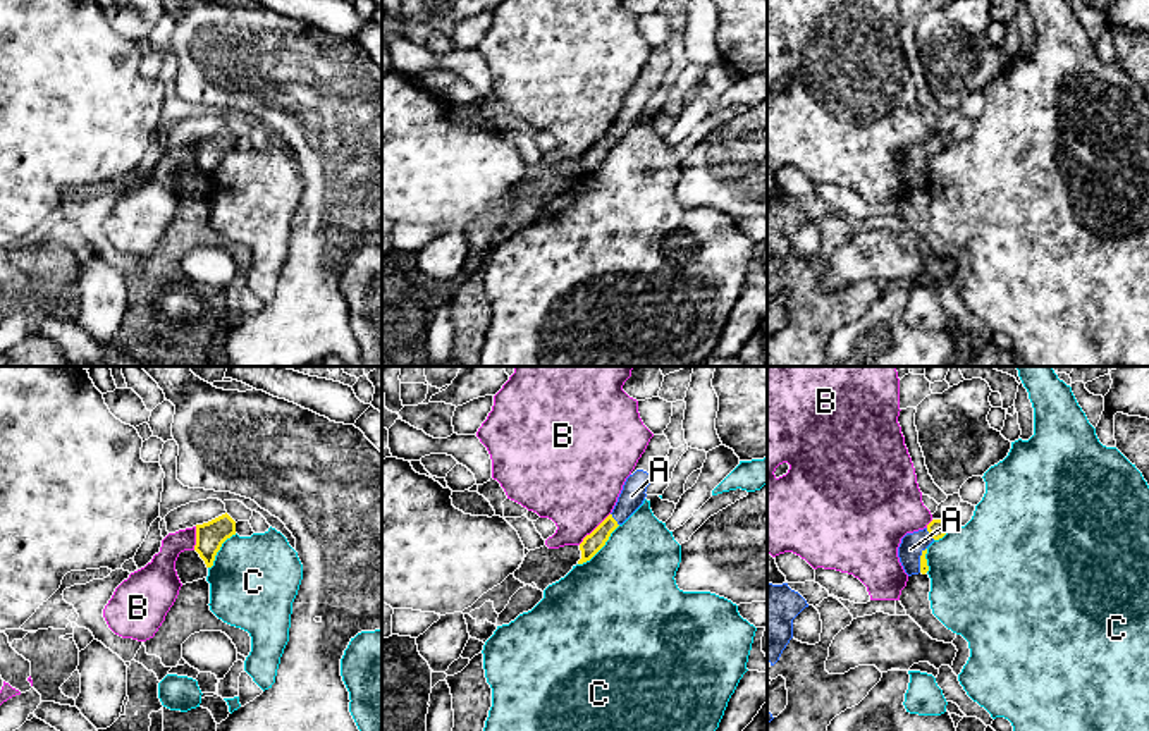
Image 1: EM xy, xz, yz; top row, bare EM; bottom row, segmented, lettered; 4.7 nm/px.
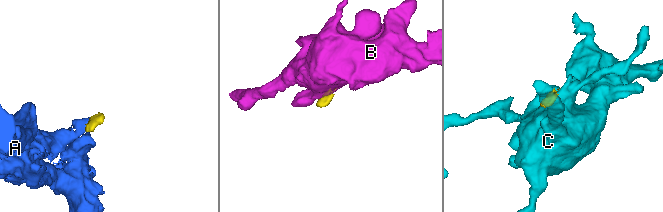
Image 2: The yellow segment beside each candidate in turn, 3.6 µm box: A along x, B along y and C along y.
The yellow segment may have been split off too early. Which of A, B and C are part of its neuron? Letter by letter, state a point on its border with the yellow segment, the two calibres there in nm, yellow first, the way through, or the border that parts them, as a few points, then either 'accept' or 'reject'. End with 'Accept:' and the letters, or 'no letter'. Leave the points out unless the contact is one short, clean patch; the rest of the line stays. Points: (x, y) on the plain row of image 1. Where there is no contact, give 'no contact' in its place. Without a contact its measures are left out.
A: meets yellow in xz at (614, 135); 90 nm thick on the yellow side, 120 nm on the other; runs through xz (596, 155), (614, 135), (632, 110); accept
B: meets yellow in xz at (596, 143); 90 nm thick on the yellow side, 440 nm on the other; border along xz (609, 128), (578, 159); reject
C: meets yellow in xz at (601, 162); 90 nm thick on the yellow side, 480 nm on the other; border along xz (620, 140), (589, 174), (578, 179); reject
Accept: A

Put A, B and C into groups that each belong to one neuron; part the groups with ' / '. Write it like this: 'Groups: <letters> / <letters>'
Groups: A / B / C

